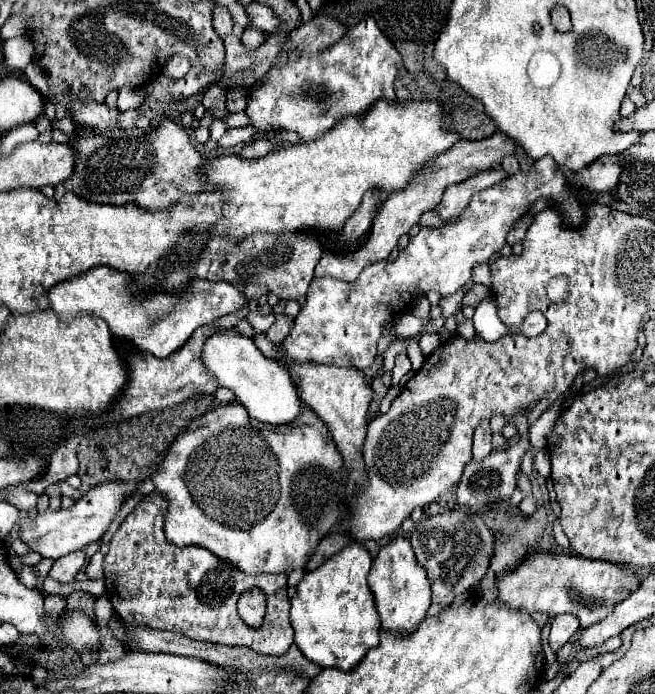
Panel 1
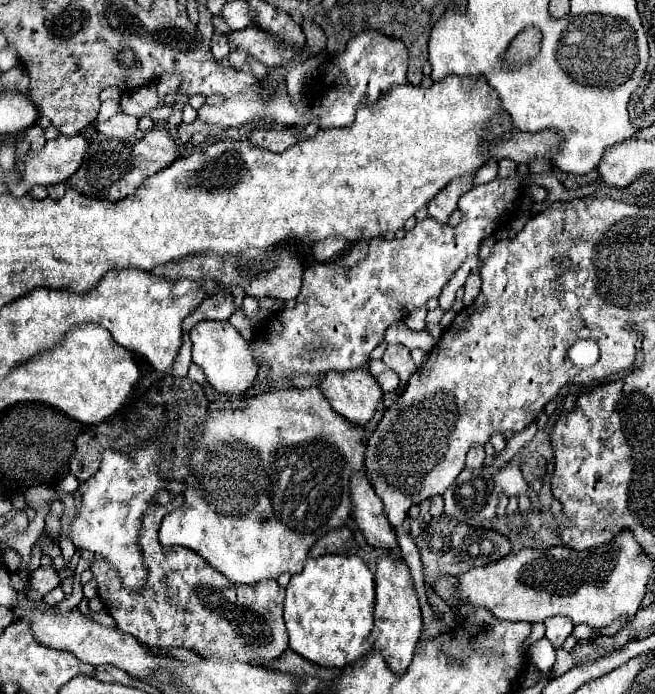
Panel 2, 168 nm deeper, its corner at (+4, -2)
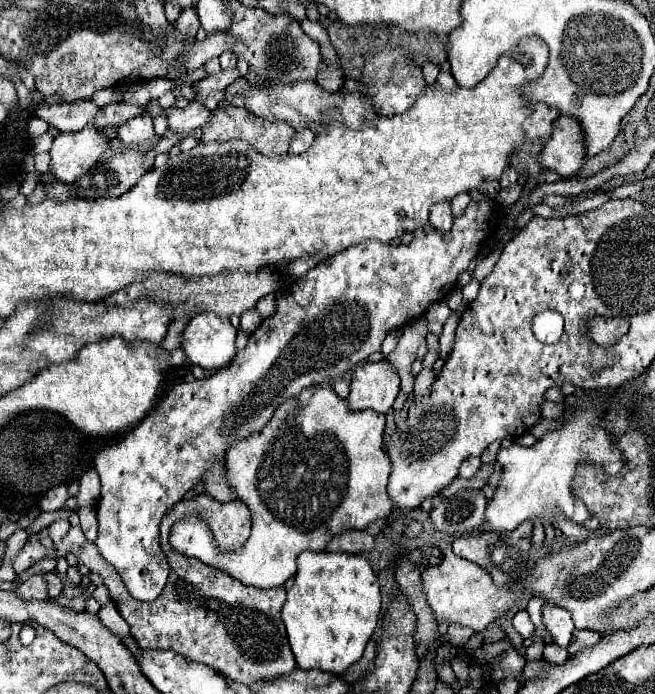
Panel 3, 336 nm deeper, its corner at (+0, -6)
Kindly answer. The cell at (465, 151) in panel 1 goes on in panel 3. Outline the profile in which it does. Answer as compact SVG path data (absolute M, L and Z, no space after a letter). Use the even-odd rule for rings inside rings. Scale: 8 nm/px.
M559 116L553 122L553 132L539 152L537 160L543 168L555 170L563 178L571 178L577 174L585 158L583 132L579 122L571 116Z

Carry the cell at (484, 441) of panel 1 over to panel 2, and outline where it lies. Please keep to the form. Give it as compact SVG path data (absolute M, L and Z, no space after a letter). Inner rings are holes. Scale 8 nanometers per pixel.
M475 446L467 452L467 460L465 460L465 466L467 468L481 468L483 464L483 458L485 458L485 452L483 452L483 446Z

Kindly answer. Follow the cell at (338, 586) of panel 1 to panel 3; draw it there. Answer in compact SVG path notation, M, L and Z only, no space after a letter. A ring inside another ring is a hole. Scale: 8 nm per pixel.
M303 552L297 558L297 574L295 584L287 590L287 602L281 612L281 620L285 622L291 650L295 654L297 666L303 670L323 670L343 674L351 664L355 664L371 640L377 620L381 614L381 592L379 580L371 570L371 564L357 554L343 552Z

